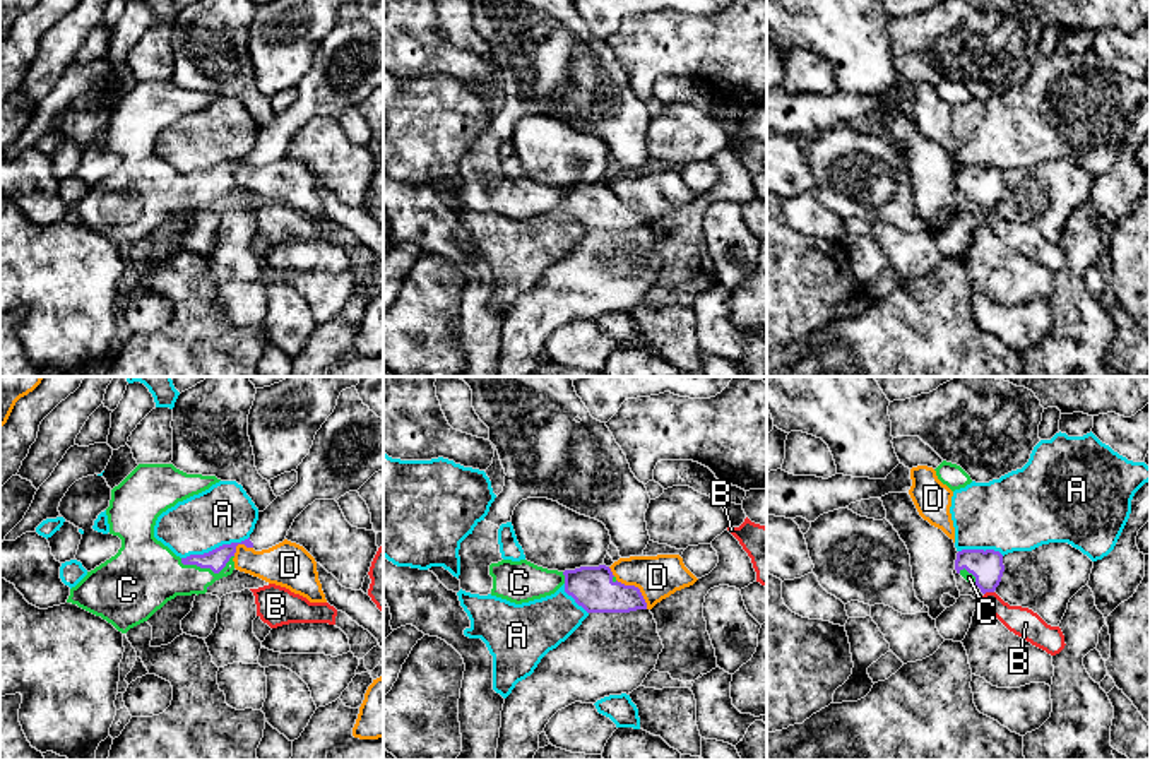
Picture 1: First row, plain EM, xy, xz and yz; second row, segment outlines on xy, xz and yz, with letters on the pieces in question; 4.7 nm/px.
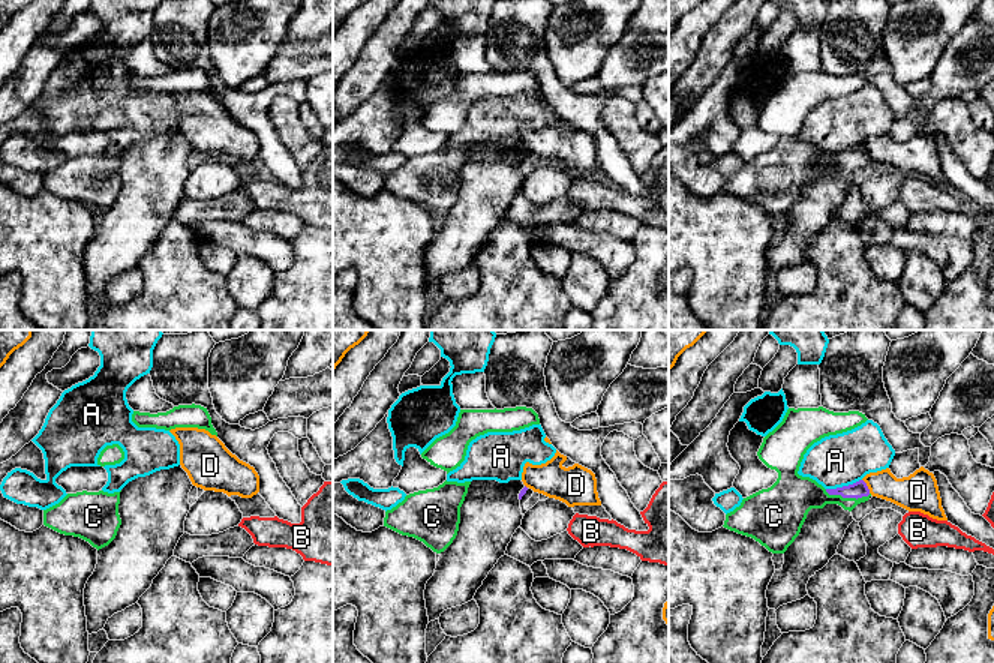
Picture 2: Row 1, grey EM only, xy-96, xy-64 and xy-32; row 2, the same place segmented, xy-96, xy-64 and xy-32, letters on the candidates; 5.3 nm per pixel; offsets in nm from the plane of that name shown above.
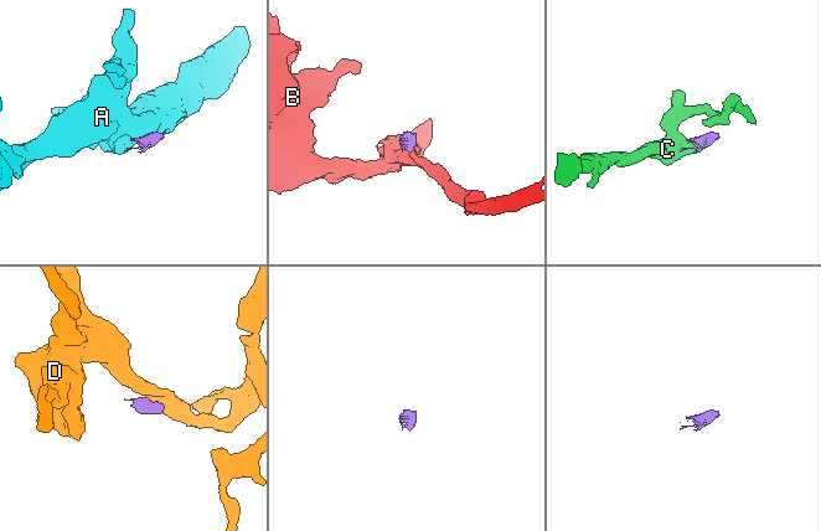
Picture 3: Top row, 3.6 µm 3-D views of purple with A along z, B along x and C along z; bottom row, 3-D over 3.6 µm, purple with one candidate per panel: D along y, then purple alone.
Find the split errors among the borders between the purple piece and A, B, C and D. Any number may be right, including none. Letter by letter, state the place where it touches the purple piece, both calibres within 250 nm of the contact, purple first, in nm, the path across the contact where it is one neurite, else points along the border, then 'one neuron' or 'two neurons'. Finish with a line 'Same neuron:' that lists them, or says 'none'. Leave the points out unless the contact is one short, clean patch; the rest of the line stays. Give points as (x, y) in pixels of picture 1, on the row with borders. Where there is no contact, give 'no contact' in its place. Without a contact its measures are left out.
A: xy (216, 548) | 100/280 nm | along xy (248, 536), (182, 558) | two neurons
B: yz (988, 591) | 150/140 nm | along yz (993, 591), (984, 594) | two neurons
C: xy (207, 567) | 100/260 nm | across xy (216, 560), (207, 567), (192, 575), (156, 575) | one neuron
D: xz (637, 587) | 200/200 nm | along xz (616, 579), (634, 584), (647, 608) | two neurons
Same neuron: C

